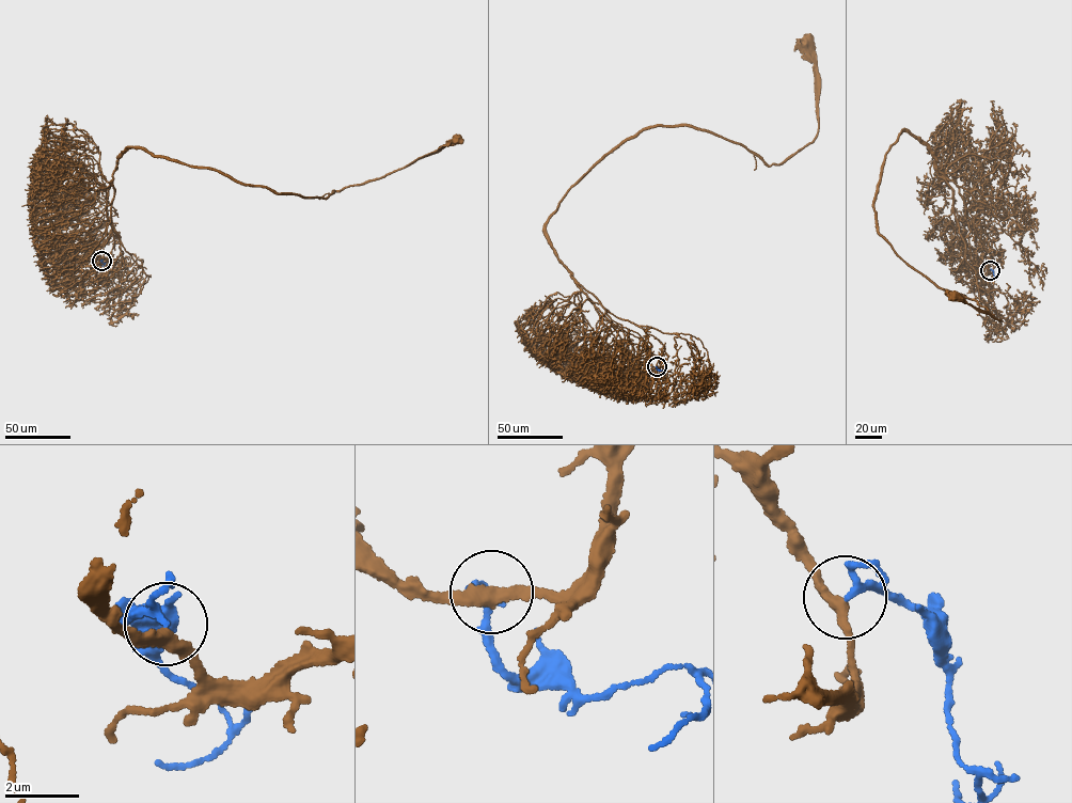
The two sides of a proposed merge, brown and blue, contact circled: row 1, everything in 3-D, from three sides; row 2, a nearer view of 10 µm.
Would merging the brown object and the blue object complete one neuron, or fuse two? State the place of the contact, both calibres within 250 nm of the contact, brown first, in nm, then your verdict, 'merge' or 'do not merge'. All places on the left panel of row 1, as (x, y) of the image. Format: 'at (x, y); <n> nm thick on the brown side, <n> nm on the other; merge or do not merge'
at (101, 261); 320 nm thick on the brown side, 150 nm on the other; do not merge

